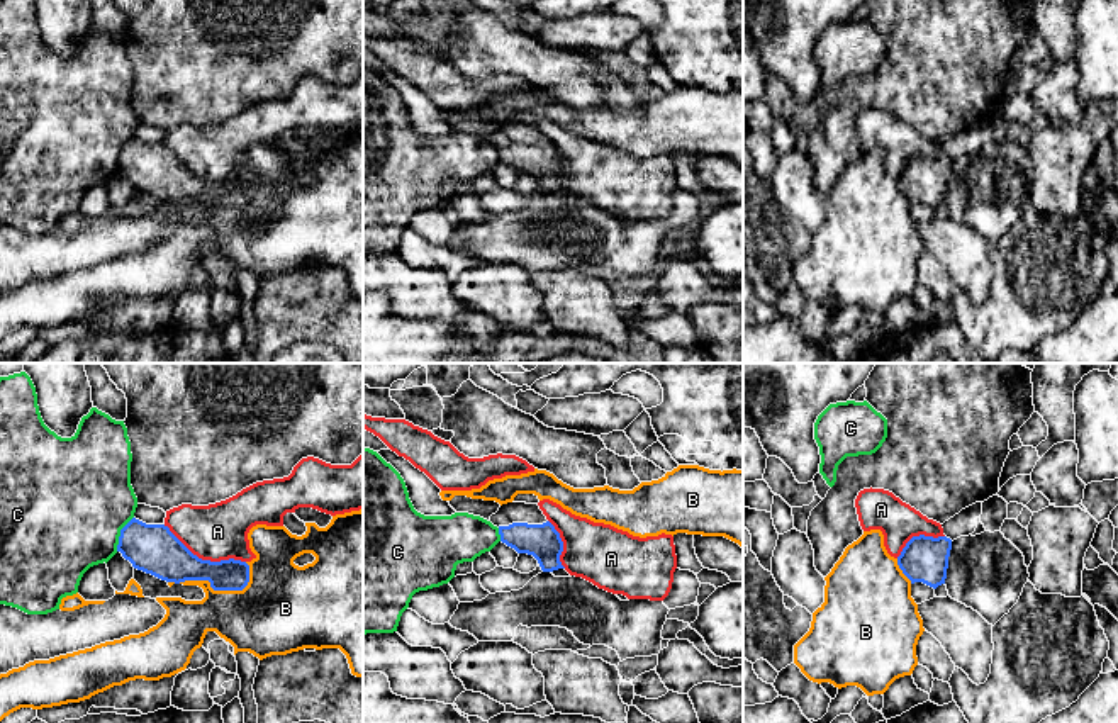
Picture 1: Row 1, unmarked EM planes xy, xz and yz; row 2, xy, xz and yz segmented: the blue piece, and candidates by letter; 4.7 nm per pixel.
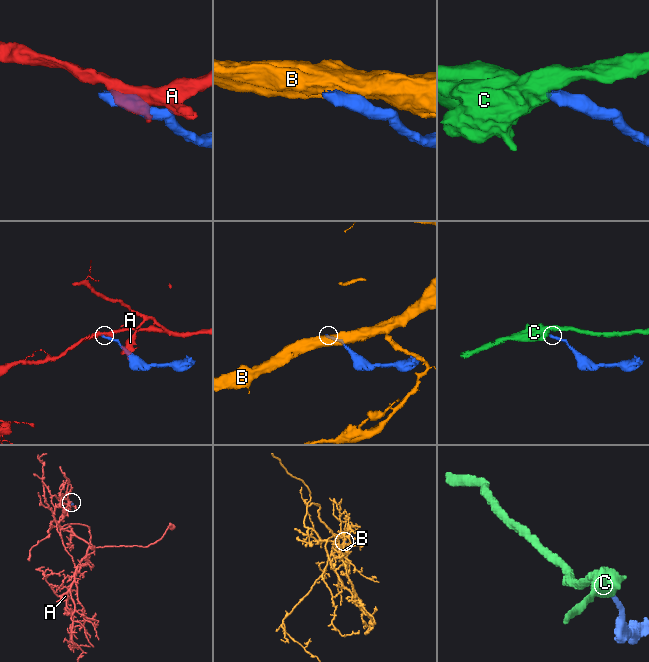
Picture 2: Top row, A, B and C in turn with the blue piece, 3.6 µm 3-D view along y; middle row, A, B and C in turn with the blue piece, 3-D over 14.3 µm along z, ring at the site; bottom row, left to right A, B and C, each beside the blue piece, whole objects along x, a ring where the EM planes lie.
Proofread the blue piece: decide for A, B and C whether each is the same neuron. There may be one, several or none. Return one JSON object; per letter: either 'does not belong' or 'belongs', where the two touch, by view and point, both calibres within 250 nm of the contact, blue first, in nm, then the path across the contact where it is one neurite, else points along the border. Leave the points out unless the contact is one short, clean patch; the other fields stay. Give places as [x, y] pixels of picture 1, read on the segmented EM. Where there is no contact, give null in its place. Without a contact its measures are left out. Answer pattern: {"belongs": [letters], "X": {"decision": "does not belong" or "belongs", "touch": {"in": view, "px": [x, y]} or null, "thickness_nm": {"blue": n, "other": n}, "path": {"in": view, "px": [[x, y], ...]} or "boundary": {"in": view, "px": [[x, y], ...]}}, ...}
{"belongs": [], "A": {"decision": "does not belong", "touch": {"in": "xy", "px": [204, 560]}, "thickness_nm": {"blue": 240, "other": 280}}, "B": {"decision": "does not belong", "touch": {"in": "xy", "px": [221, 589]}, "thickness_nm": {"blue": 180, "other": 360}}, "C": {"decision": "does not belong", "touch": {"in": "xy", "px": [121, 533]}, "thickness_nm": {"blue": 240, "other": 480}, "boundary": {"in": "xy", "px": [[133, 516], [121, 530], [116, 550]]}}}

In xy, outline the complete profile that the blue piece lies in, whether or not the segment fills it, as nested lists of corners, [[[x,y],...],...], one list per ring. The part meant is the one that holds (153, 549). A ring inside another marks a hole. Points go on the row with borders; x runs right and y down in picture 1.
[[[136,518],[120,530],[117,552],[134,569],[166,582],[209,580],[214,591],[243,591],[249,582],[246,562],[202,560],[168,526],[146,524]]]

